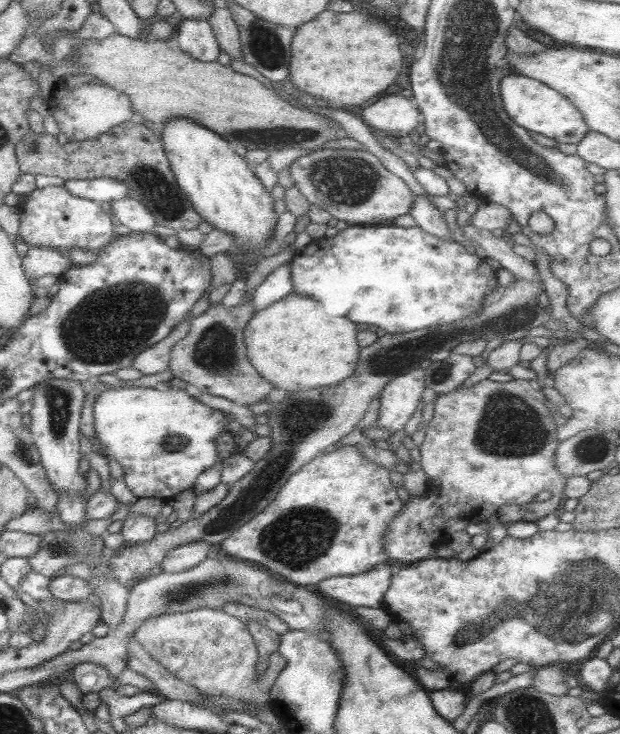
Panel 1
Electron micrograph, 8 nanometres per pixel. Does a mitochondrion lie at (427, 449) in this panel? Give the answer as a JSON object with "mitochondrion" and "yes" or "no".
{"mitochondrion":"no"}

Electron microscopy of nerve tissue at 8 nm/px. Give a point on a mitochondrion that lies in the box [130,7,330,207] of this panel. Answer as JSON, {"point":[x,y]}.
{"point":[267,46]}

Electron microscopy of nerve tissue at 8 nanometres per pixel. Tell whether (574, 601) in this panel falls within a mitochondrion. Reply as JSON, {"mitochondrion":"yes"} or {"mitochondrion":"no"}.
{"mitochondrion":"yes"}

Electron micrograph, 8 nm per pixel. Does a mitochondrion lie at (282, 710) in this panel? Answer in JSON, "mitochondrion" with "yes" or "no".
{"mitochondrion":"no"}

